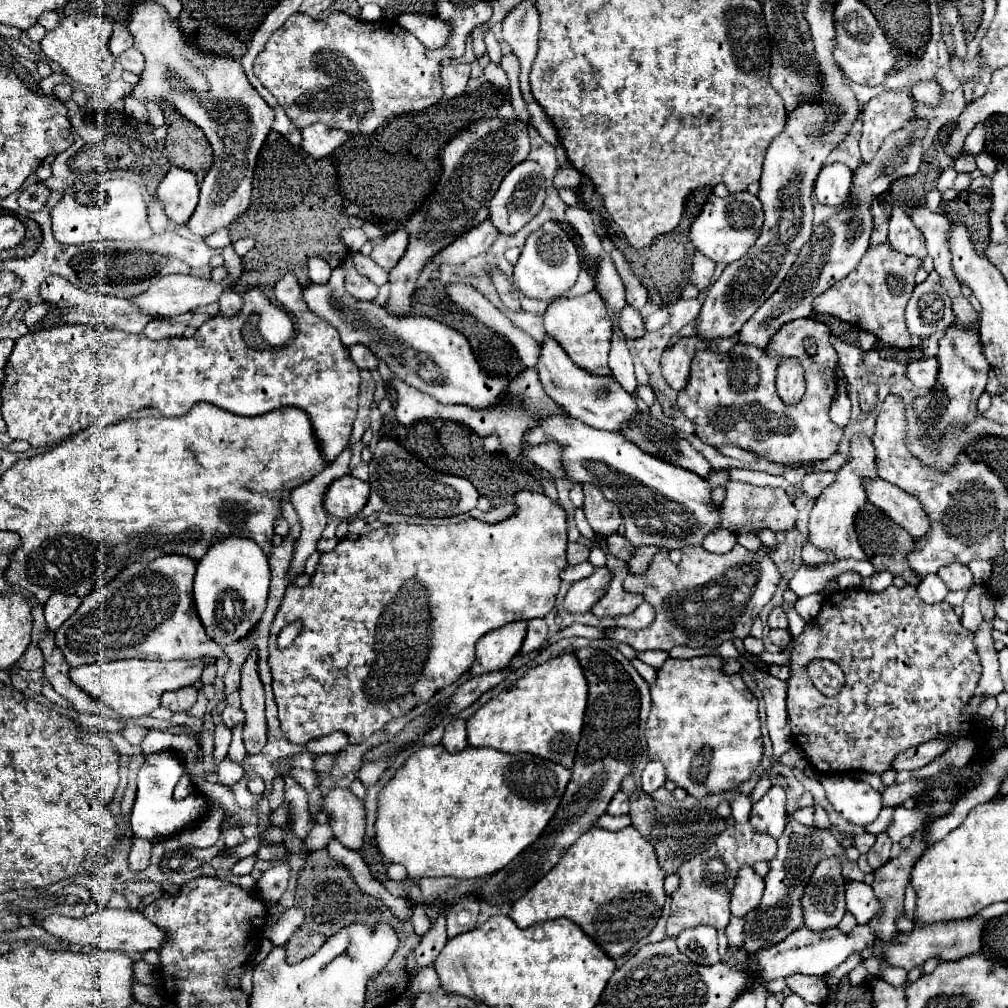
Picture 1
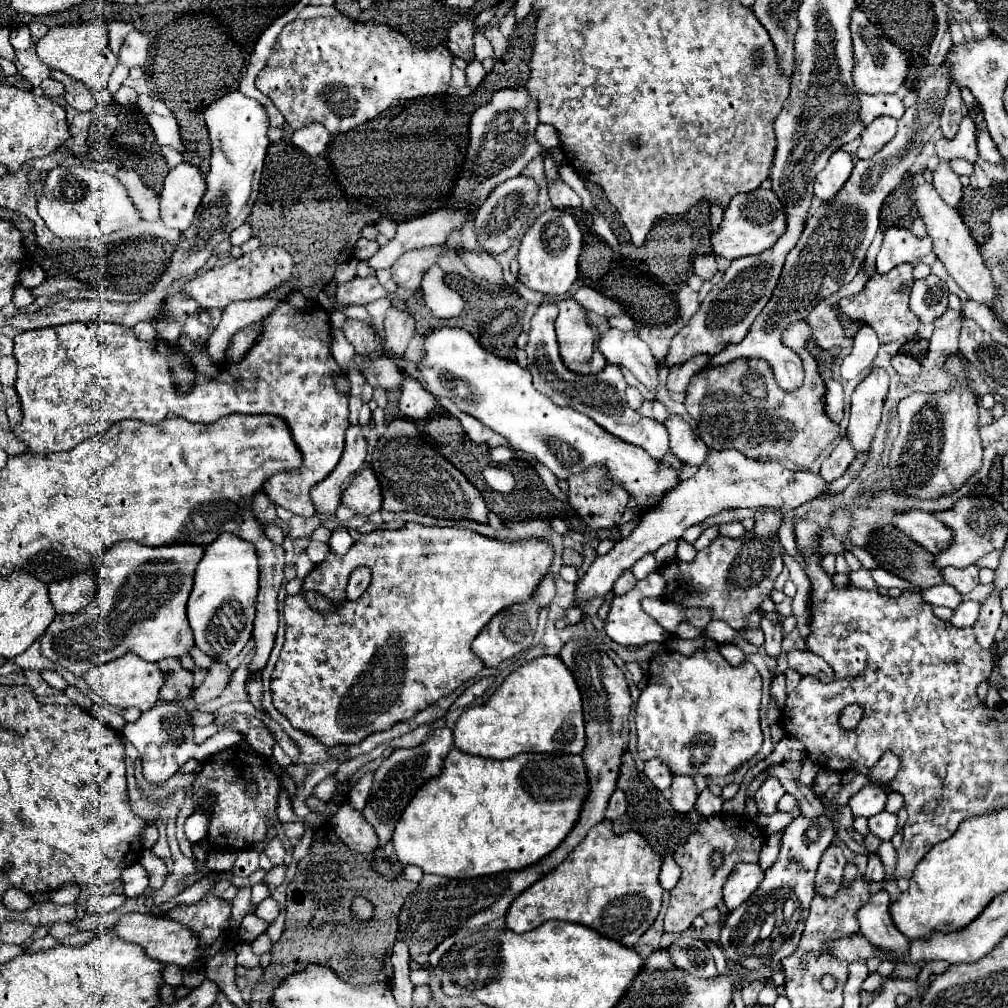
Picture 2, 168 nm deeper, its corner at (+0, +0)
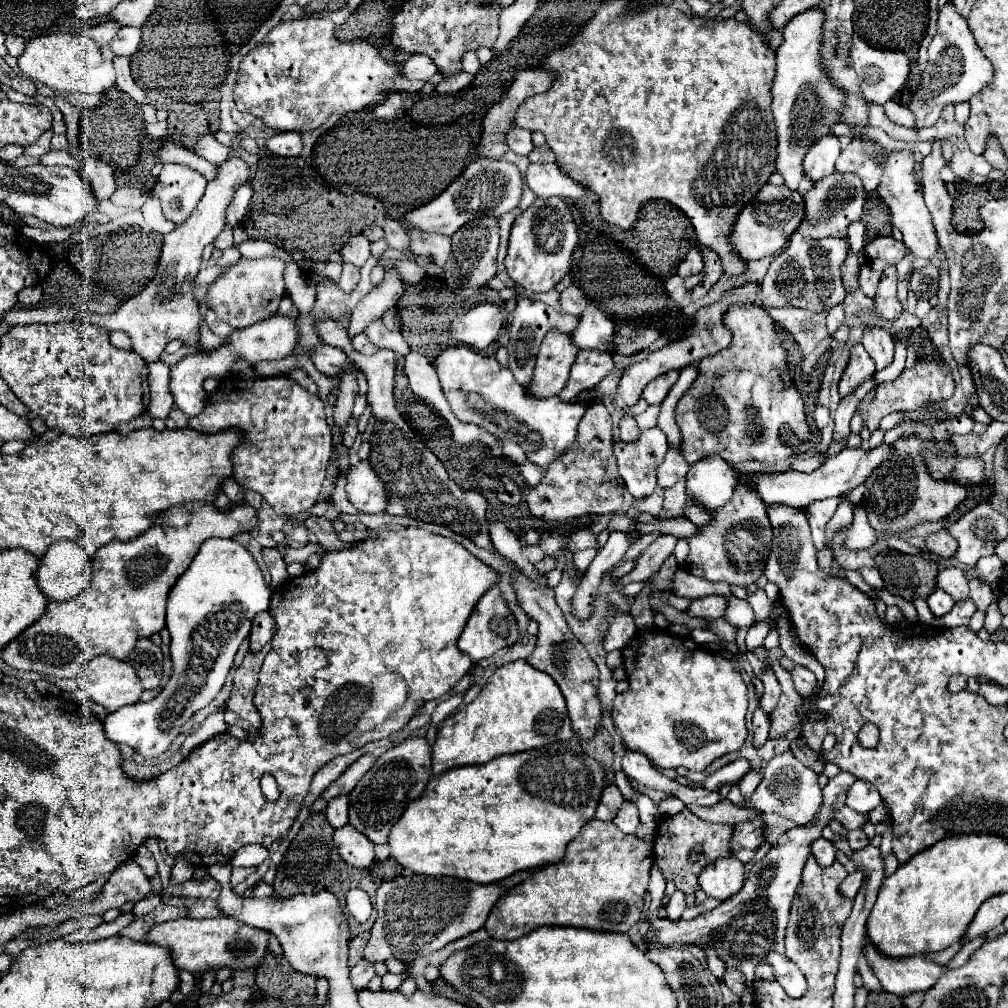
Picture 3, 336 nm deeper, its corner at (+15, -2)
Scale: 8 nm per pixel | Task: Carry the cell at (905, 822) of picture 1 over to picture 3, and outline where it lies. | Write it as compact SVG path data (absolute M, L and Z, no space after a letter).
M843 806L841 810L835 810L833 812L833 818L837 818L847 830L863 828L863 824L867 822L867 816L861 816L859 812L853 812L849 806Z

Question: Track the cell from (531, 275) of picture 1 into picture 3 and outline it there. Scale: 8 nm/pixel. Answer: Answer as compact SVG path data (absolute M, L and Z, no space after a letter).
M559 196L537 198L511 228L509 252L505 256L505 268L513 282L531 292L549 292L569 272L571 256L579 244L577 226L567 202Z

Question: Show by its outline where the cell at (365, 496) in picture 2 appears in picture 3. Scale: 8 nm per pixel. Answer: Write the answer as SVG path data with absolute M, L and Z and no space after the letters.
M361 460L357 466L339 462L343 476L347 478L349 502L363 514L379 514L387 508L387 492L383 480L373 472L369 460Z

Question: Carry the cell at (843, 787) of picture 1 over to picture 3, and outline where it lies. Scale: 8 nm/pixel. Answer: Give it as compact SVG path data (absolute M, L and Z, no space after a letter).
M855 780L855 784L849 788L847 794L847 806L861 812L861 814L869 814L873 808L877 808L881 804L881 796L877 792L877 788L865 780Z

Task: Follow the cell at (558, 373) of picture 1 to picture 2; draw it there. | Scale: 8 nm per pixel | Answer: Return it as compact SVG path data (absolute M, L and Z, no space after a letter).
M540 304L536 314L532 316L532 326L528 332L530 342L526 346L526 354L528 354L528 370L534 378L536 390L546 394L548 398L552 398L554 404L568 406L568 408L574 408L576 412L590 416L596 424L600 424L610 434L618 436L624 442L638 444L652 458L662 460L662 456L668 450L668 432L662 422L640 416L640 414L636 414L636 410L632 410L628 406L628 402L622 398L622 390L626 390L626 380L624 380L620 368L604 368L596 376L594 374L582 376L564 366L564 362L558 354L558 340L554 334L556 314L558 314L556 304Z

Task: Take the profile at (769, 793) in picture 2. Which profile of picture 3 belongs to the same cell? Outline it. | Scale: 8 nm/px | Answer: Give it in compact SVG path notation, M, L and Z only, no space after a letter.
M751 768L751 770L749 770L737 784L739 784L743 796L751 796L751 792L757 790L757 784L759 784L759 782L761 782L761 772Z

